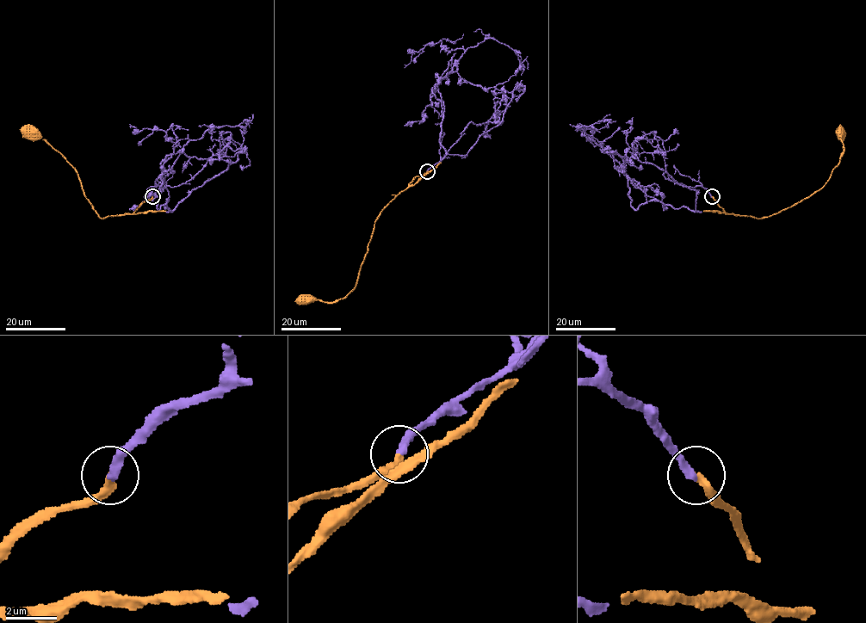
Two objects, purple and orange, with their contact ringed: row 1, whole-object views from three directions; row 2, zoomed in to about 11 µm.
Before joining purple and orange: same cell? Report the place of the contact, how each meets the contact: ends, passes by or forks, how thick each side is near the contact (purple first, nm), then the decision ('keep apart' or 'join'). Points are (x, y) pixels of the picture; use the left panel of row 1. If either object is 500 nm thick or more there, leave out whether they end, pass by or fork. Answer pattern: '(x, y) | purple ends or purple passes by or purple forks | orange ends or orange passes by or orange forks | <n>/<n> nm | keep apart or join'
(152, 196) | purple ends | orange ends | 320/300 nm | join

